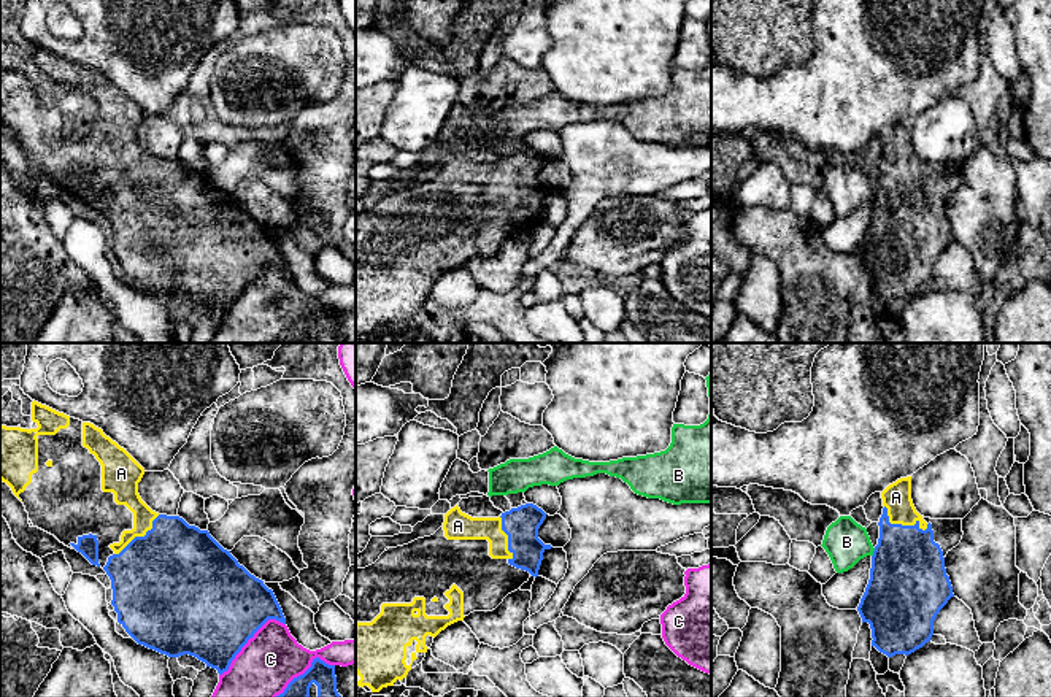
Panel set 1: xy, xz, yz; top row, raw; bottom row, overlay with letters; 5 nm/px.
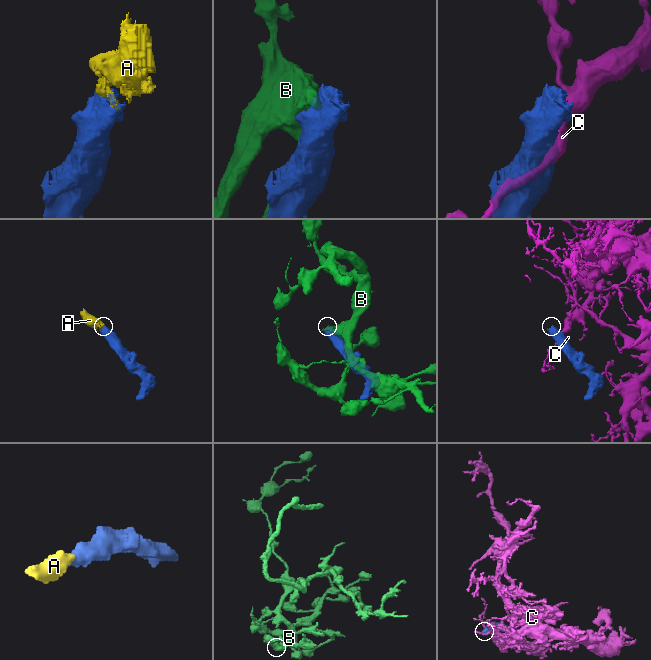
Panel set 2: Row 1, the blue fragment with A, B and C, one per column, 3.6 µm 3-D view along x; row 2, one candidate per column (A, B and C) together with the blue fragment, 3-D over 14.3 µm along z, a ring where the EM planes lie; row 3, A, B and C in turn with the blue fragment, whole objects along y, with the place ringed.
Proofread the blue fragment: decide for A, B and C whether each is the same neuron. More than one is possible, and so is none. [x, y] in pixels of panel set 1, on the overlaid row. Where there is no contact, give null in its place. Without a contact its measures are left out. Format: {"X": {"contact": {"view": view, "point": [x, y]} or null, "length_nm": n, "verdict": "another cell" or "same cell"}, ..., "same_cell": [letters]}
{"A": {"contact": {"view": "yz", "point": [900, 524]}, "length_nm": 260, "verdict": "same cell"}, "B": {"contact": {"view": "yz", "point": [873, 553]}, "length_nm": 50, "verdict": "another cell"}, "C": {"contact": {"view": "xy", "point": [248, 639]}, "length_nm": 420, "verdict": "another cell"}, "same_cell": ["A"]}

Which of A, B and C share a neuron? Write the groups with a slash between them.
A / B / C

